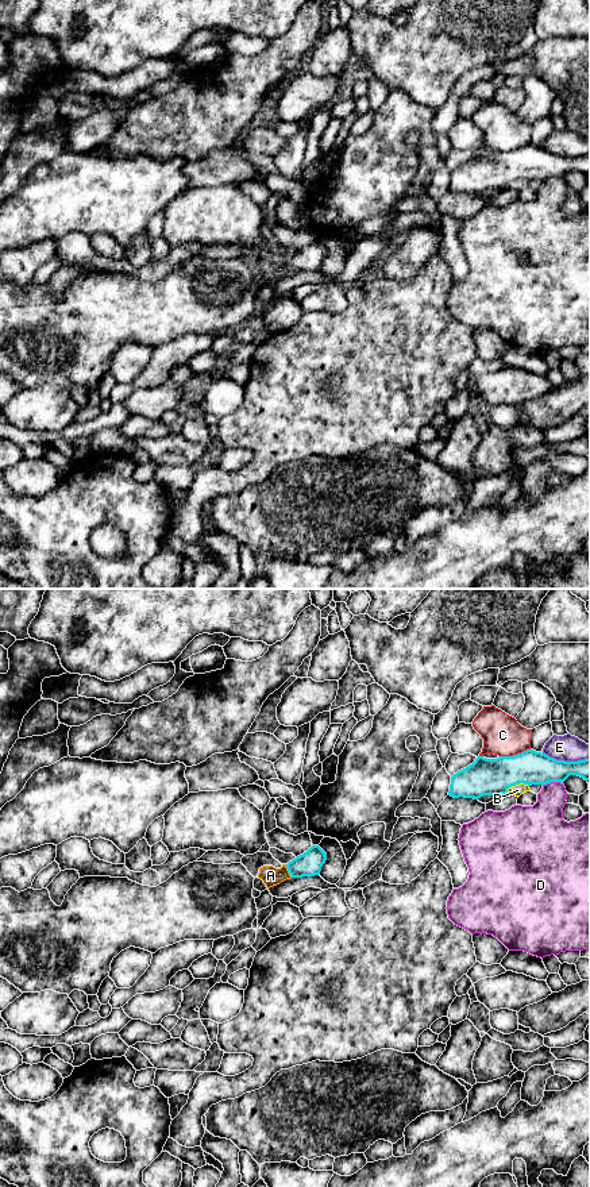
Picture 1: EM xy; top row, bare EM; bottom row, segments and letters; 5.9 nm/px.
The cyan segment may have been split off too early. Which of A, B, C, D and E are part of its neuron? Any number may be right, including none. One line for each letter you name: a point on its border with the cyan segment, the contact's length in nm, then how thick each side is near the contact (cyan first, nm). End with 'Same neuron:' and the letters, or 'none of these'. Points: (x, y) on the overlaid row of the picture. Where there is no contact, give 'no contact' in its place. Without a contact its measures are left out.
A: meets cyan in xy at (288, 870); contact 90 nm long; 150 nm thick on the cyan side, 120 nm on the other
Same neuron: A

